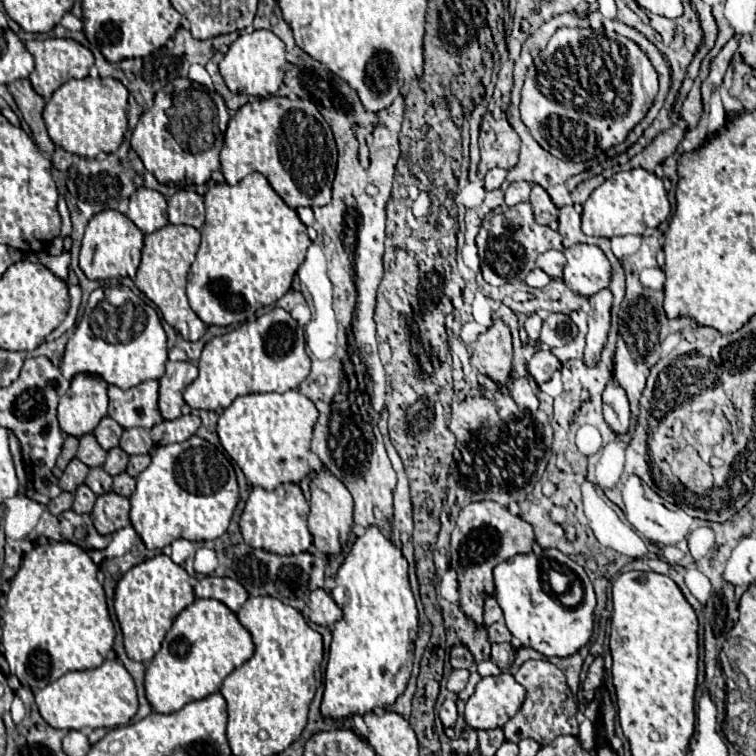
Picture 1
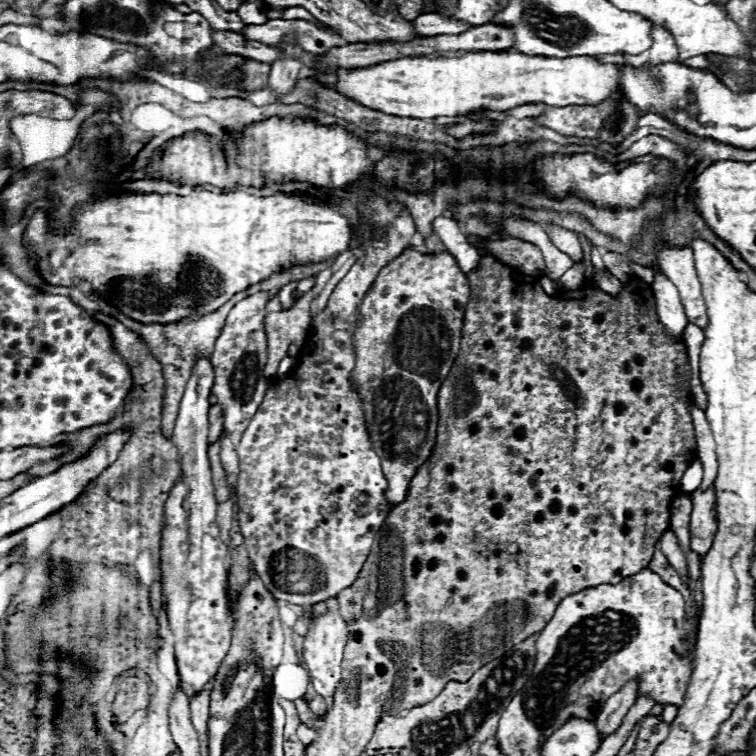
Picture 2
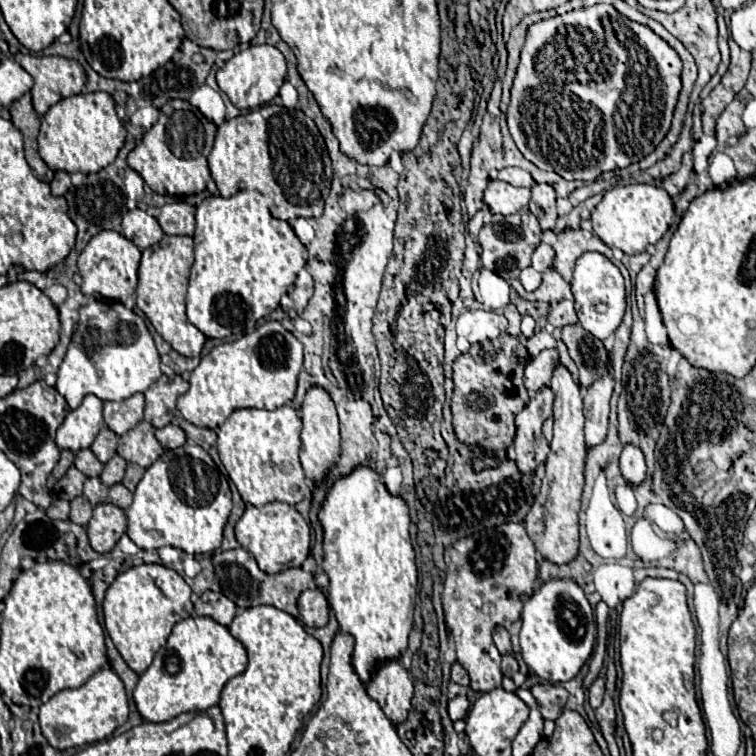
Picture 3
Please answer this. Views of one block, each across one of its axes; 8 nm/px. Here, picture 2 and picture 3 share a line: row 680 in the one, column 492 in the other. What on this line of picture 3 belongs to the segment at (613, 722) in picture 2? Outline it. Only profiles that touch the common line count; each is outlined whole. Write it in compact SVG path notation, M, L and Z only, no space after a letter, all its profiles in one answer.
M496 626L494 632L492 632L492 638L494 638L494 644L498 648L500 654L510 654L512 648L510 648L510 634L504 626Z

